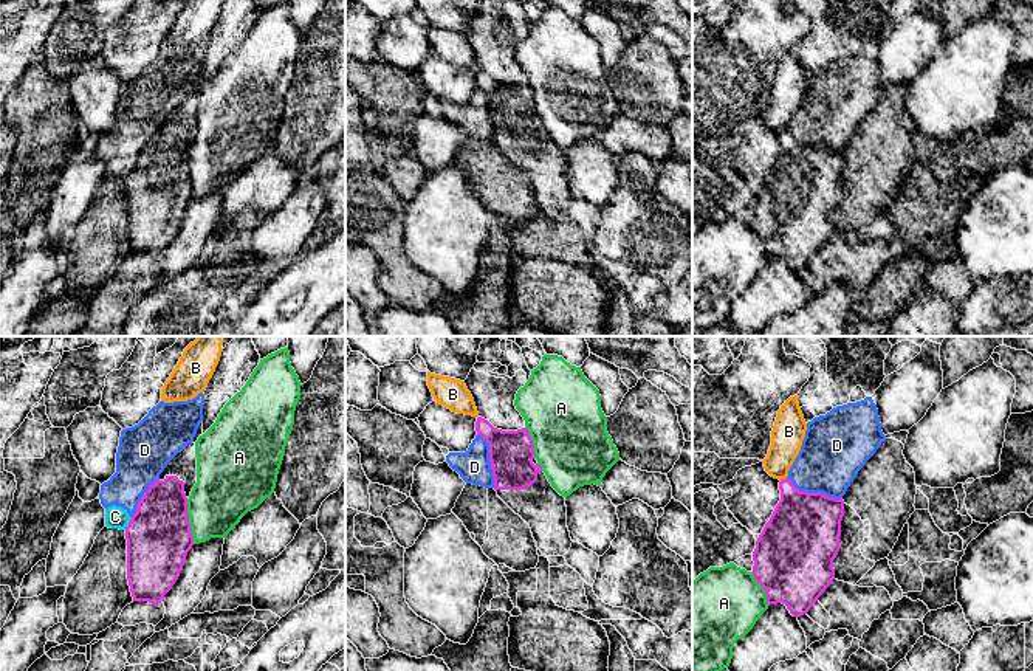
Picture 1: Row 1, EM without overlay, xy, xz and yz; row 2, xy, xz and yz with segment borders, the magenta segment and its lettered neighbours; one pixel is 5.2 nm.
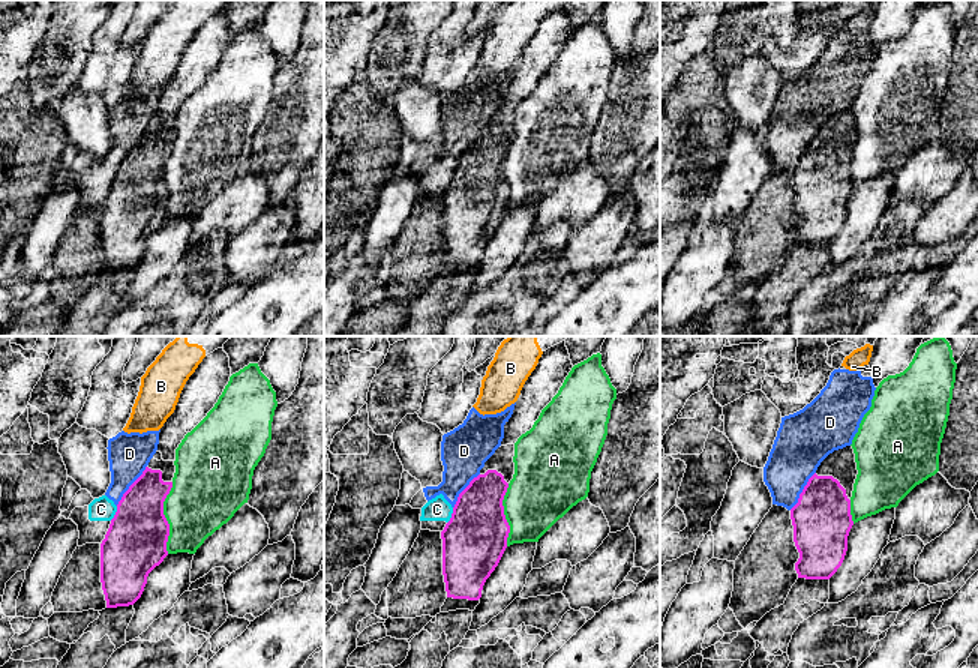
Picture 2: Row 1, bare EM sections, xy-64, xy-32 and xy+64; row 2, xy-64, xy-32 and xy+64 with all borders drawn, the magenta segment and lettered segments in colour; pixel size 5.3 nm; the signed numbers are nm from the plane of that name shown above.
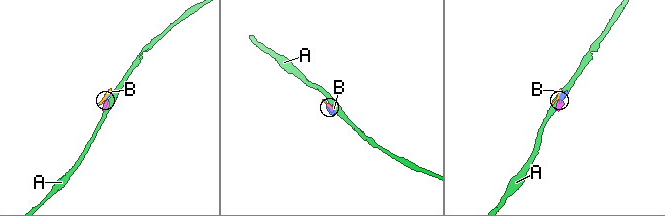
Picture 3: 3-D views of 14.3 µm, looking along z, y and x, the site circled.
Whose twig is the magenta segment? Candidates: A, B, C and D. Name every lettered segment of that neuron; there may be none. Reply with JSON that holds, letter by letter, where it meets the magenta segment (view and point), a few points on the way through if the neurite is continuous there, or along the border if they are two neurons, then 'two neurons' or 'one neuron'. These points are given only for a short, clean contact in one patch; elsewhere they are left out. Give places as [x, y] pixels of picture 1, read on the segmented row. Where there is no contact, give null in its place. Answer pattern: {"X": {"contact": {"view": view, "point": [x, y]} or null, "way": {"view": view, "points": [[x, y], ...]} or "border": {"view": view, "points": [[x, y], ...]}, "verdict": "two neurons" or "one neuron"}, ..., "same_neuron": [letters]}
{"A": {"contact": {"view": "xy", "point": [188, 521]}, "verdict": "two neurons"}, "B": {"contact": {"view": "yz", "point": [782, 479]}, "border": {"view": "yz", "points": [[785, 478], [781, 481]]}, "verdict": "two neurons"}, "C": {"contact": {"view": "xy", "point": [129, 524]}, "border": {"view": "xy", "points": [[132, 518], [124, 529]]}, "verdict": "two neurons"}, "D": {"contact": {"view": "yz", "point": [815, 493]}, "border": {"view": "yz", "points": [[787, 478], [799, 490], [821, 492], [841, 498]]}, "verdict": "two neurons"}, "same_neuron": []}

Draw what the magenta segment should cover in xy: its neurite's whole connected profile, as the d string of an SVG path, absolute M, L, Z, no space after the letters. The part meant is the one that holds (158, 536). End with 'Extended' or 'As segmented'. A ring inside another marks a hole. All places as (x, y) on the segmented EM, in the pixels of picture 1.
M195 443L178 452L149 487L125 527L133 601L158 604L183 570L194 536L187 499L197 483Z. Extended

